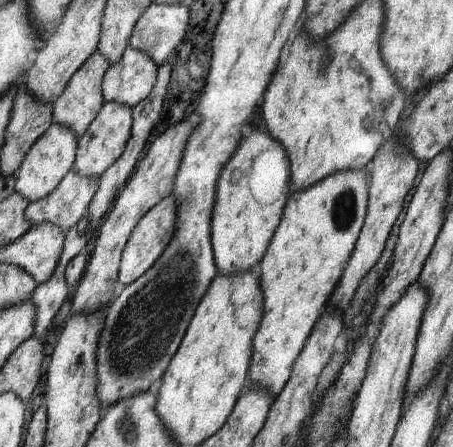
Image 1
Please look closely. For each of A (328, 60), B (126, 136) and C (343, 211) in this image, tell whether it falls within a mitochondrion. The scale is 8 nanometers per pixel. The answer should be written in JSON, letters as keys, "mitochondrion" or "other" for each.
{"A":"mitochondrion","B":"other","C":"mitochondrion"}

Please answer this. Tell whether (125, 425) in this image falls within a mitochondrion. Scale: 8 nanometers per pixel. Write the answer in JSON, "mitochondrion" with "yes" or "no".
{"mitochondrion":"yes"}

